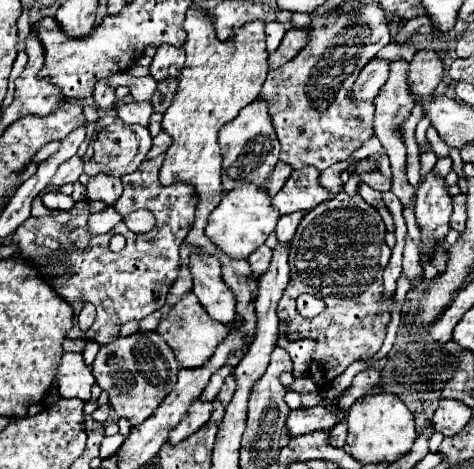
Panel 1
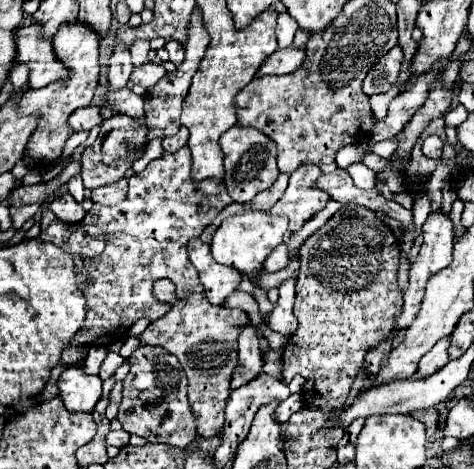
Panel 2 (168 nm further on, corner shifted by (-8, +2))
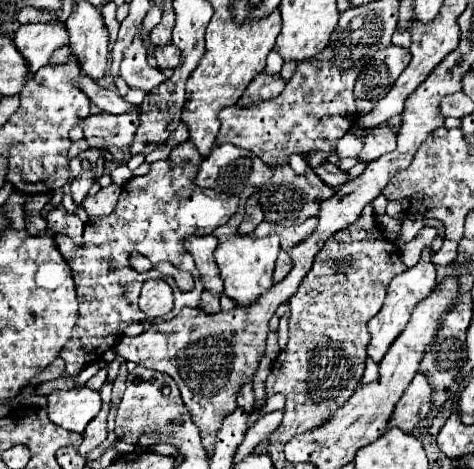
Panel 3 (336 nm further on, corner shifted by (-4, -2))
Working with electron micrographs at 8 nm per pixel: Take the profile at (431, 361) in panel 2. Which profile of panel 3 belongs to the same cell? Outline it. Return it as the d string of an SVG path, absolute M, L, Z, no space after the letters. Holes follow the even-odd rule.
M416 374L410 386L406 388L406 394L396 404L386 430L400 428L402 432L410 434L428 412L430 412L430 386L424 374Z

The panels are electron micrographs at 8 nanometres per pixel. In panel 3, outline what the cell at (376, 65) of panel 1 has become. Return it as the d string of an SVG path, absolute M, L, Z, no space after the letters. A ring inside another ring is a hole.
M388 46L378 50L372 60L366 62L354 84L354 96L378 102L392 88L398 76L410 62L408 48Z

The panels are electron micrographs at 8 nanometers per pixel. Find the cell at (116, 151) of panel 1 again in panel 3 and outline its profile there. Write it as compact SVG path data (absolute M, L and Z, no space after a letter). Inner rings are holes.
M82 160L82 172L70 182L70 192L72 192L72 198L74 198L76 206L82 204L82 200L86 198L92 182L94 182L94 172L90 170L90 162Z

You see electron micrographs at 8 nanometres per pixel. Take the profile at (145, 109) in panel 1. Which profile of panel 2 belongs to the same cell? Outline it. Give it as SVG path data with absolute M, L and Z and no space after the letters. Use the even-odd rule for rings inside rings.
M130 88L108 92L106 100L108 100L110 108L118 114L126 114L126 116L132 116L132 118L144 116L144 98L136 96Z

